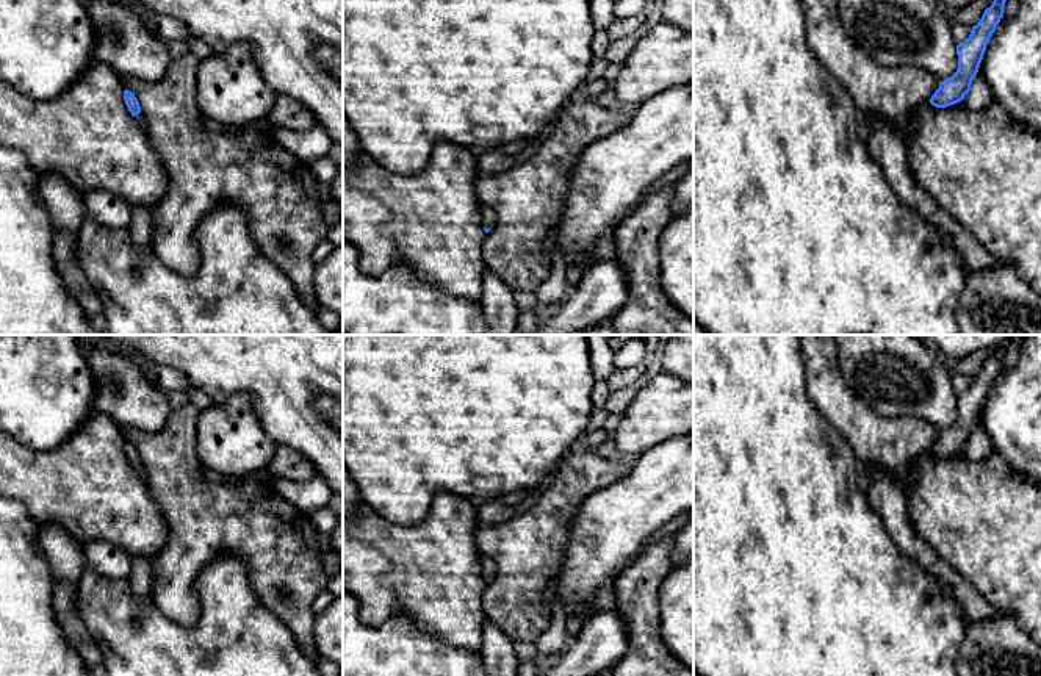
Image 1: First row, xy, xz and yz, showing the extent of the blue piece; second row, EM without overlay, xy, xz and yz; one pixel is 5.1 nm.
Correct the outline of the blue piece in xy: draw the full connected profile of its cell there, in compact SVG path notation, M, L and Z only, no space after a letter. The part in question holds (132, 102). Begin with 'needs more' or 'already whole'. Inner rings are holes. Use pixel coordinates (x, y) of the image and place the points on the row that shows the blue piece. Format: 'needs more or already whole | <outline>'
needs more | M125 89L124 91L124 100L125 100L125 105L127 105L128 111L131 113L131 116L138 122L138 125L146 131L146 120L141 114L141 106L139 106L139 102L135 97L135 94L128 89Z

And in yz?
already whole | M994 0L992 5L985 9L980 22L972 27L969 38L956 45L958 69L952 77L939 81L939 88L930 99L933 106L946 108L955 105L971 91L986 45L1003 17L1005 2L1007 0Z

